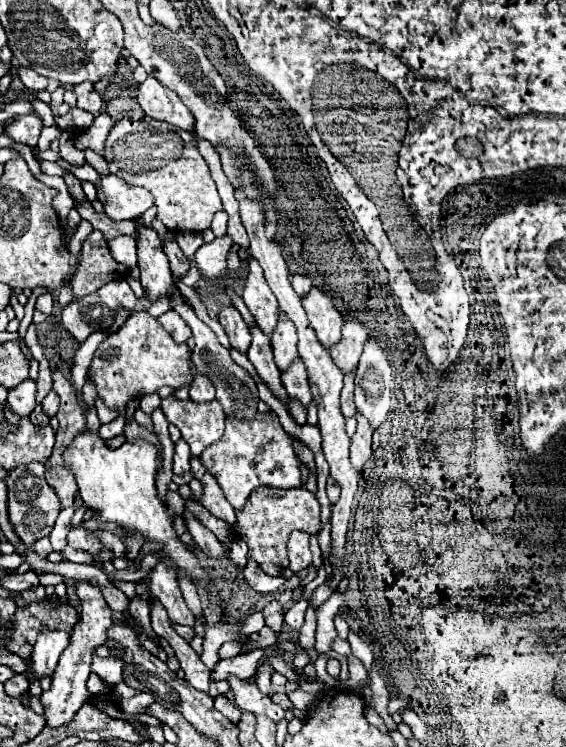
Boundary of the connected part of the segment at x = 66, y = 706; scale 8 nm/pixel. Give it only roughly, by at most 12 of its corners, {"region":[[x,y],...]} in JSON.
{"region":[[78,580],[82,606],[50,690],[40,696],[50,728],[64,726],[90,694],[92,648],[104,644],[112,610]]}

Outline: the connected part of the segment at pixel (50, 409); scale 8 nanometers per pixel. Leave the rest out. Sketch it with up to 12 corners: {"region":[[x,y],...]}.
{"region":[[50,390],[42,400],[42,410],[50,418],[58,410],[58,394]]}

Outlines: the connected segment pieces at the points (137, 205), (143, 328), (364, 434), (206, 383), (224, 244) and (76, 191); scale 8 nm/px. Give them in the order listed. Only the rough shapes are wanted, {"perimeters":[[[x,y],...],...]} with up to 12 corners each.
{"perimeters":[[[114,174],[100,176],[100,200],[112,220],[136,218],[154,198]],[[134,312],[90,364],[104,404],[192,380],[188,346]],[[356,410],[350,460],[360,472],[372,456],[370,422]],[[196,374],[190,384],[194,402],[214,400],[214,384],[208,376]],[[226,234],[196,250],[202,278],[220,282],[232,238]],[[73,174],[62,176],[69,192],[78,202],[86,200],[82,182]]]}

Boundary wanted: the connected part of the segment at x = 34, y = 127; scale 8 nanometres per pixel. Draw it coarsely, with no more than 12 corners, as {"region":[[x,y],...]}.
{"region":[[36,114],[16,116],[6,134],[34,148],[42,120]]}

